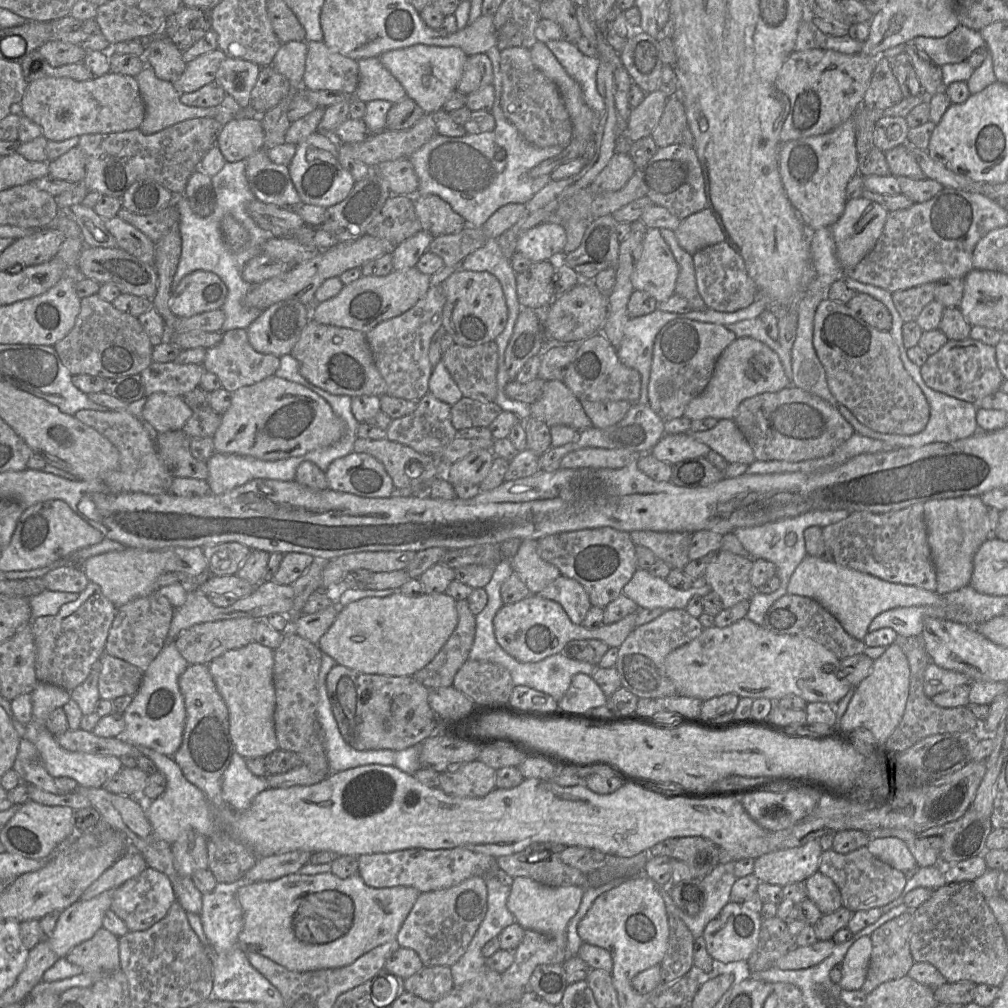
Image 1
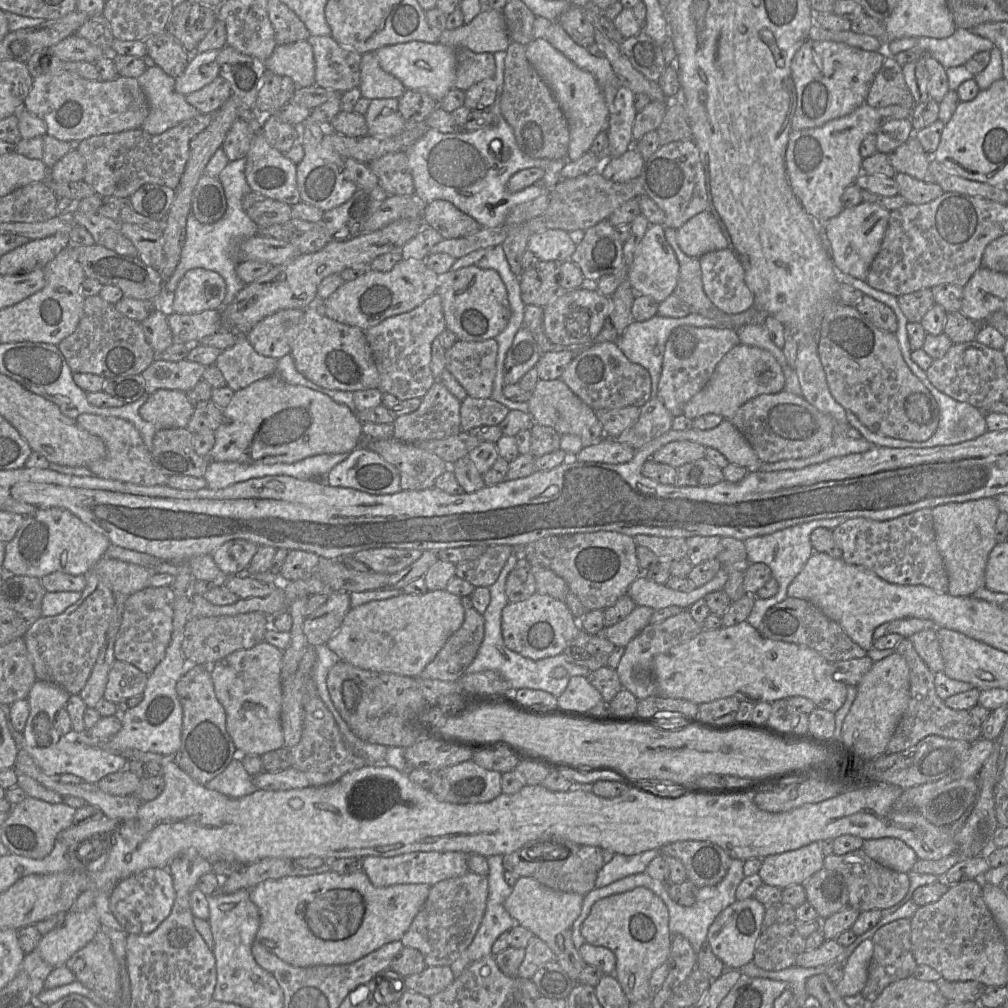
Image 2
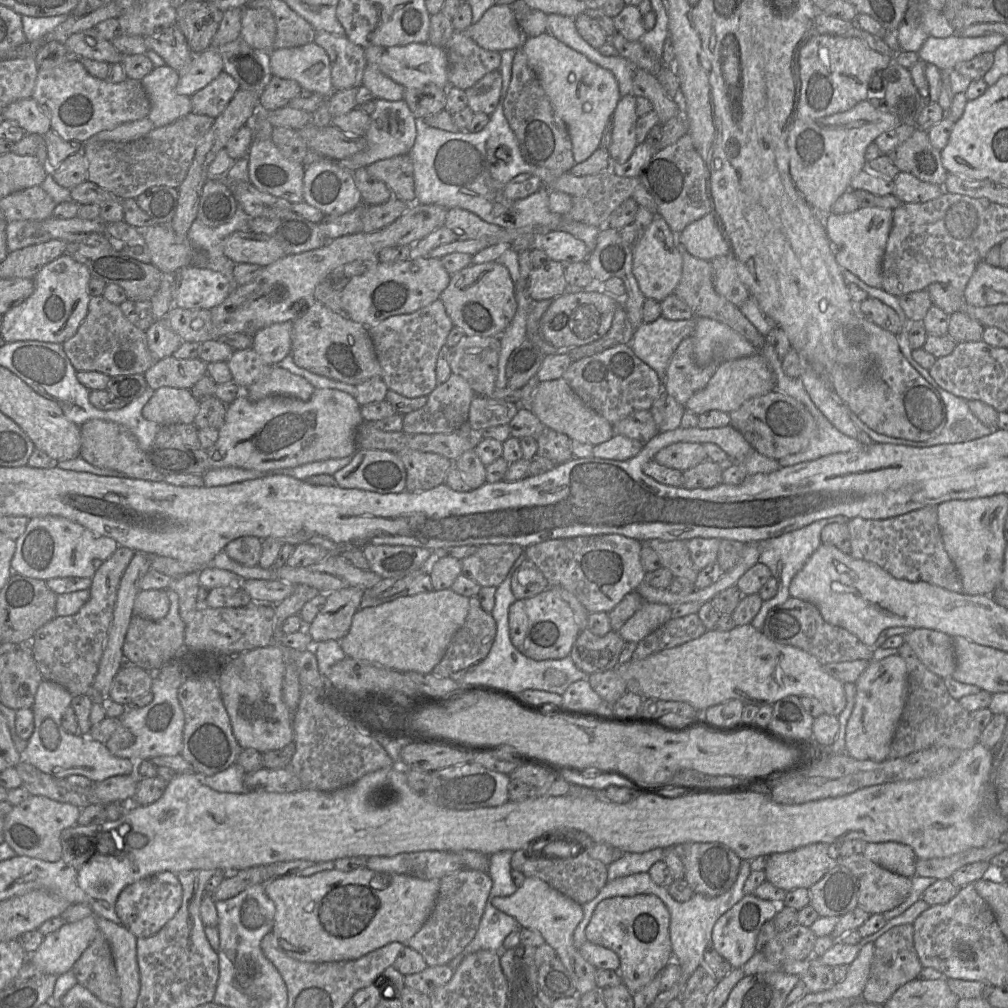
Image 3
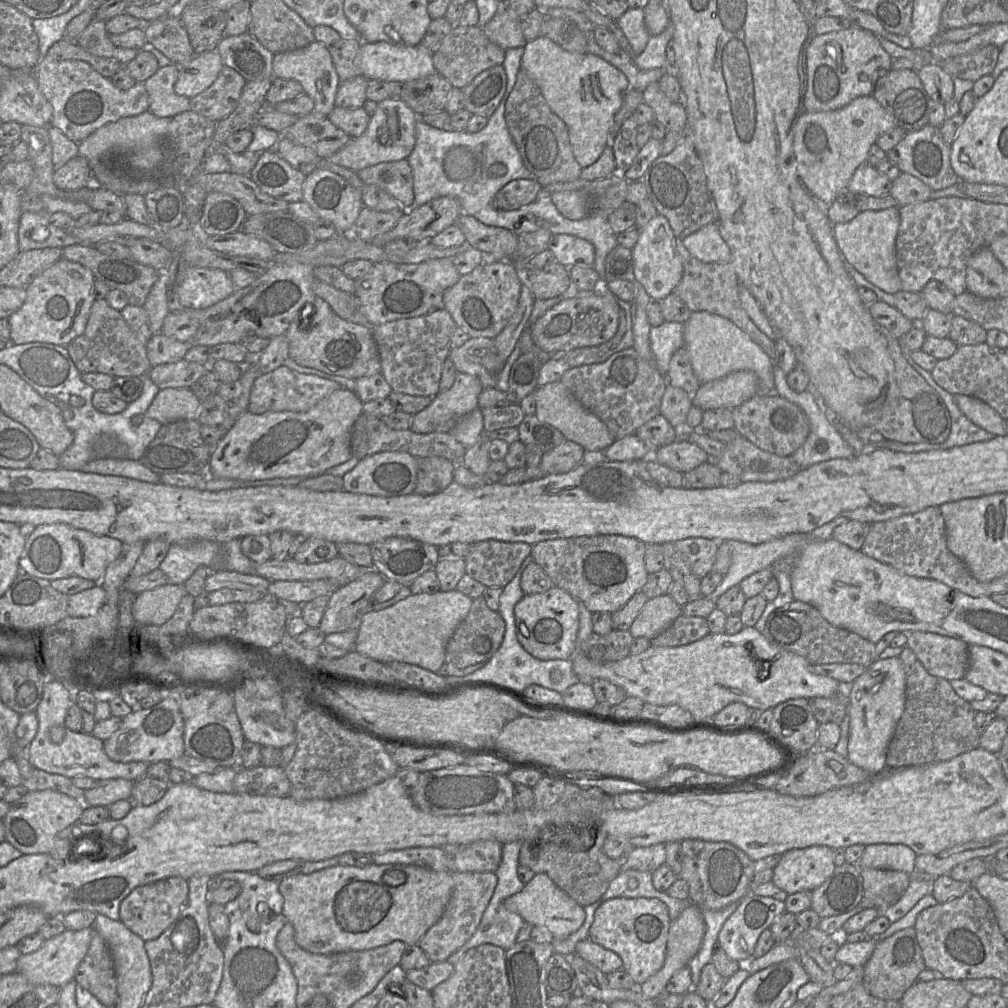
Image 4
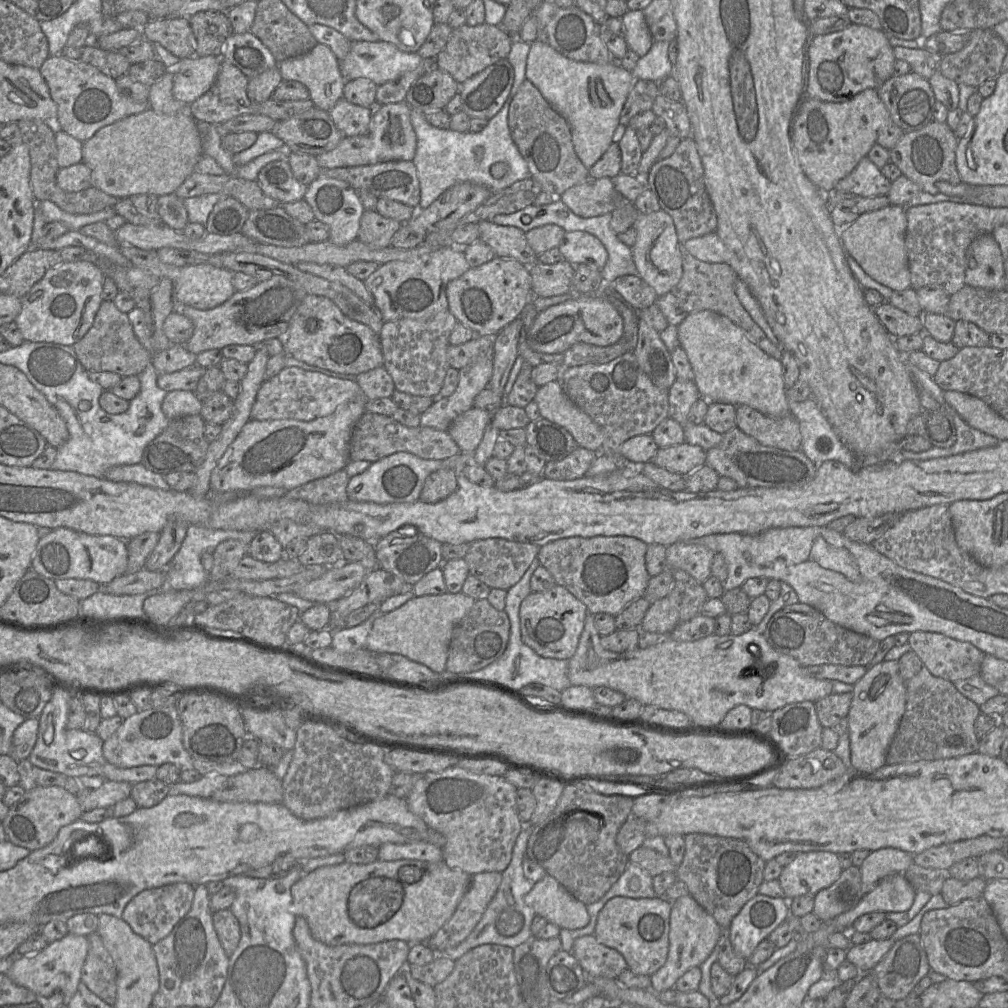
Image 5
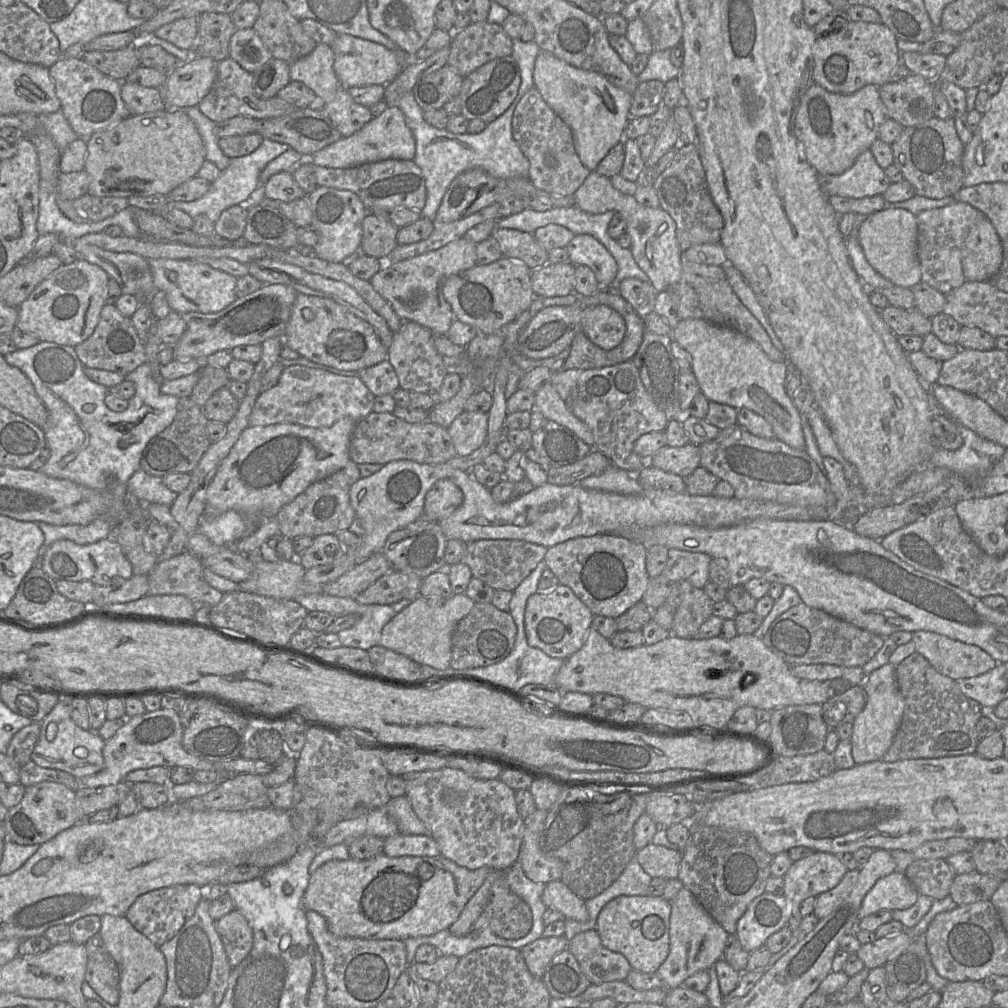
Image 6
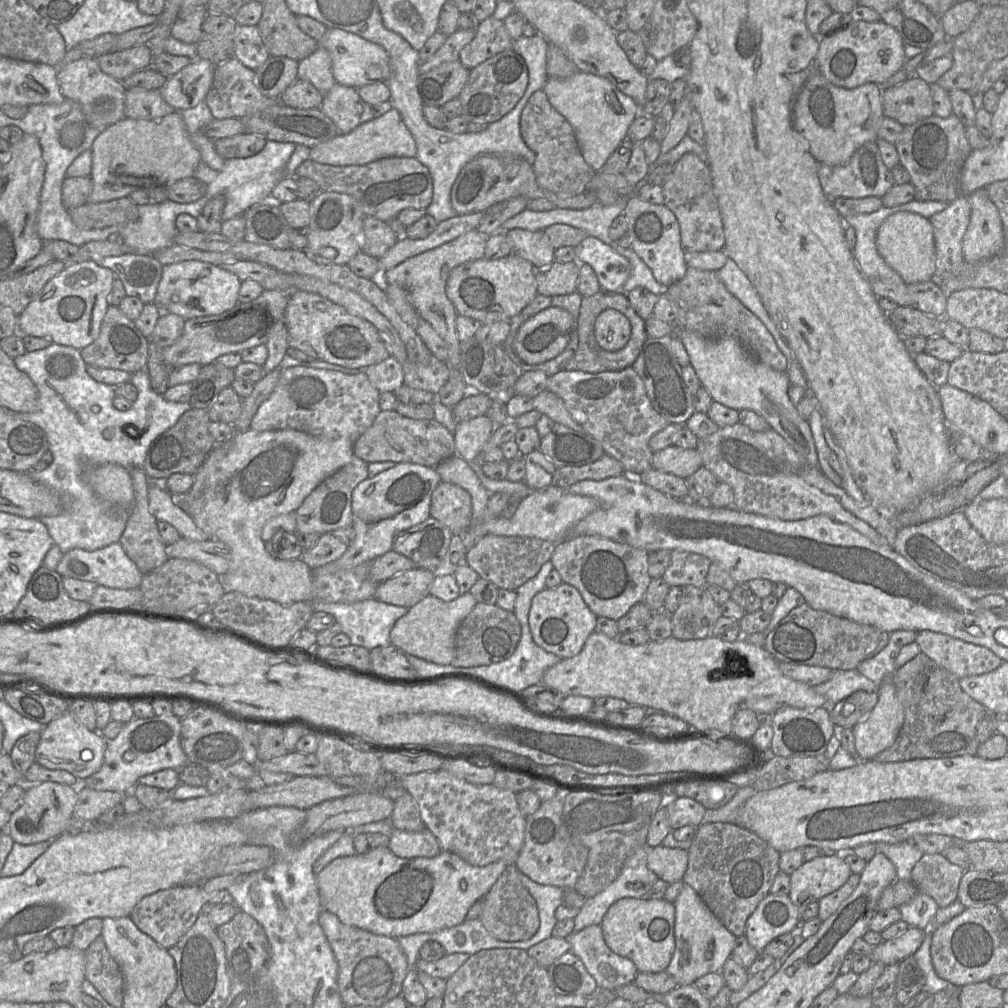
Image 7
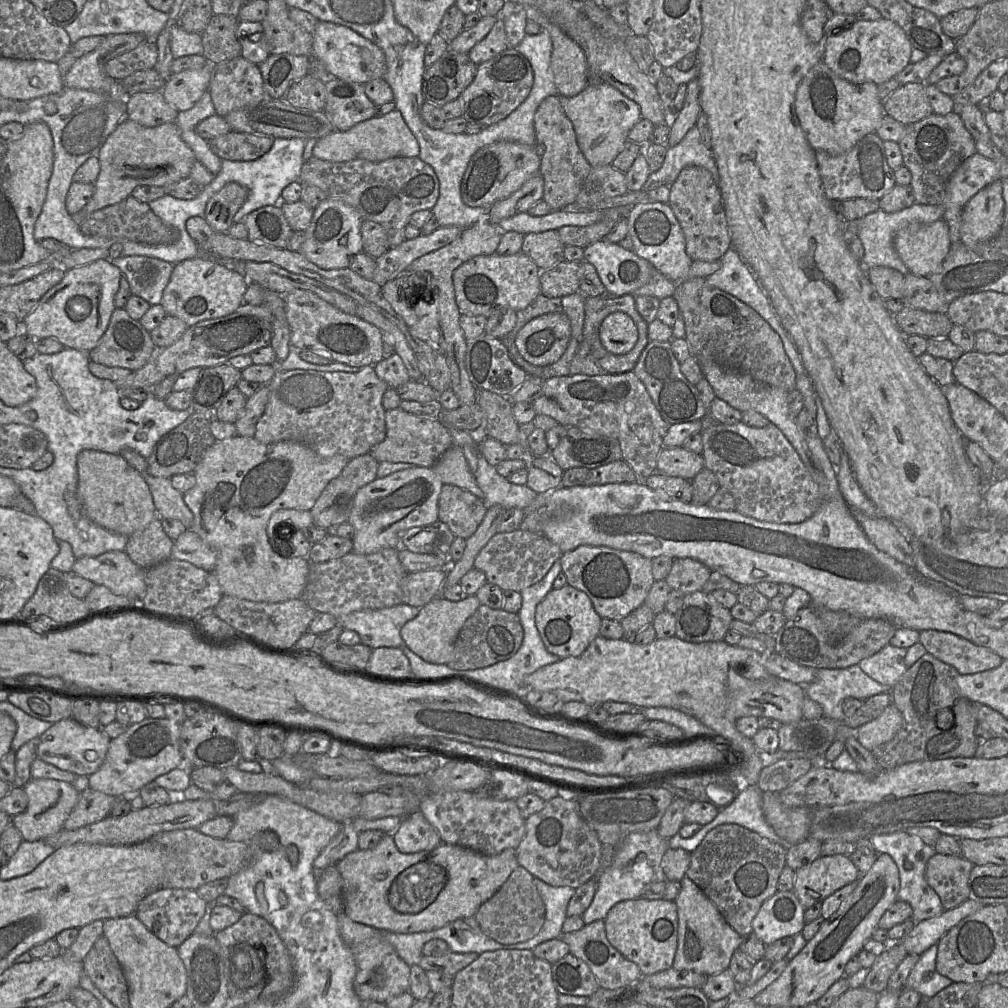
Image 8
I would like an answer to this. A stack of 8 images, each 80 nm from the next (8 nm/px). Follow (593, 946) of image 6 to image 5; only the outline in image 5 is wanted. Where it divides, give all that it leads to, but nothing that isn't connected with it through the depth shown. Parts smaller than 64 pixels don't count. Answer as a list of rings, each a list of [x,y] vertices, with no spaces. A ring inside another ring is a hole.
[[[594,934],[577,938],[571,953],[588,977],[617,979],[628,968],[624,957],[617,950],[599,943]]]

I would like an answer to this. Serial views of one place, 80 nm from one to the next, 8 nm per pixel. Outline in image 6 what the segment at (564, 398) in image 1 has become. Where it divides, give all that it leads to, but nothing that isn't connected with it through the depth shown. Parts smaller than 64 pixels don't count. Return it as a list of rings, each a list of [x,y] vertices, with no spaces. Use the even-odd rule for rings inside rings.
[[[551,382],[545,383],[535,392],[534,405],[546,419],[567,427],[586,444],[595,447],[591,429],[570,411]]]

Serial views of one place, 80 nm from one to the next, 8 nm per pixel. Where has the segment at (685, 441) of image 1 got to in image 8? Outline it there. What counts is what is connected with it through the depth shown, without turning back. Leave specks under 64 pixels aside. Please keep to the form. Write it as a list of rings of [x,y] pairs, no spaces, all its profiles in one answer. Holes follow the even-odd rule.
[[[664,447],[657,458],[657,472],[692,480],[704,467],[701,454],[679,447]]]

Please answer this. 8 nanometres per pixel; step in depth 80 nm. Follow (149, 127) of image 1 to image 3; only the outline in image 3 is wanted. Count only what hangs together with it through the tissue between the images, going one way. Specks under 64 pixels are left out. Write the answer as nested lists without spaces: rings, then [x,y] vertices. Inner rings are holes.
[[[164,65],[154,67],[141,79],[150,101],[148,118],[155,128],[171,124],[192,112],[190,97],[178,94],[176,86],[180,73]]]

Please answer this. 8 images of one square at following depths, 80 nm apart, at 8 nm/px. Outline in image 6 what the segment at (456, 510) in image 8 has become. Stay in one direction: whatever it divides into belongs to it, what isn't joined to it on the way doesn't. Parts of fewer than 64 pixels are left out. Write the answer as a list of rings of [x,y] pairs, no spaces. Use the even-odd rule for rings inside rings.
[[[450,478],[440,479],[425,496],[424,516],[432,521],[440,521],[451,515],[462,503],[461,489]]]

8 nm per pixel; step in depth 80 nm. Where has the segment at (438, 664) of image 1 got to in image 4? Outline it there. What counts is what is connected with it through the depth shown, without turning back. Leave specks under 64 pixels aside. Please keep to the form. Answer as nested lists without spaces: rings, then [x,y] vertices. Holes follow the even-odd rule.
[[[483,596],[472,600],[467,616],[458,625],[446,646],[445,660],[437,674],[463,677],[483,667],[502,644],[505,622],[498,611],[492,611]]]

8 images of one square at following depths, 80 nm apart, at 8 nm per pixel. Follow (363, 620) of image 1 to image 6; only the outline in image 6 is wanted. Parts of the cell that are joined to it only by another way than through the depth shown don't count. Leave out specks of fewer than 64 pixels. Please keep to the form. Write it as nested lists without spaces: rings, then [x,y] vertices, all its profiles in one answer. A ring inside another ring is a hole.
[[[455,594],[448,598],[419,596],[383,627],[379,645],[405,655],[420,665],[445,670],[450,667],[454,628],[469,614],[474,604],[465,594]]]

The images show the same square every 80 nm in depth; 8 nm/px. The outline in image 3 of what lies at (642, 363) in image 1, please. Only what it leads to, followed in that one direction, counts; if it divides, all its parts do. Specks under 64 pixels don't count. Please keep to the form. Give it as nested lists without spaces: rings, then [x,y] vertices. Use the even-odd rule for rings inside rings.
[[[660,316],[634,330],[629,345],[638,358],[656,371],[662,390],[669,362],[681,341],[692,335],[696,318],[670,320]]]

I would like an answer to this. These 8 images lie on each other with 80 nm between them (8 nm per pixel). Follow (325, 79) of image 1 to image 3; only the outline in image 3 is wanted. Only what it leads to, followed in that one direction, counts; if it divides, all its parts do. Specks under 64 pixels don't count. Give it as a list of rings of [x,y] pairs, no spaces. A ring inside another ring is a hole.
[[[317,31],[313,42],[322,47],[329,57],[334,90],[362,85],[367,64],[364,48],[352,43],[346,36],[335,36],[326,31]]]

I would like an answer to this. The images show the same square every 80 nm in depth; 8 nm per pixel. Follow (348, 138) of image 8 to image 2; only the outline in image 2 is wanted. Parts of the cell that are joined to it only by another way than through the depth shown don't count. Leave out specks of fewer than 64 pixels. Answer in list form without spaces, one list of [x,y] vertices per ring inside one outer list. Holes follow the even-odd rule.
[[[372,99],[365,115],[368,135],[373,137],[390,137],[407,128],[398,109],[398,99]]]

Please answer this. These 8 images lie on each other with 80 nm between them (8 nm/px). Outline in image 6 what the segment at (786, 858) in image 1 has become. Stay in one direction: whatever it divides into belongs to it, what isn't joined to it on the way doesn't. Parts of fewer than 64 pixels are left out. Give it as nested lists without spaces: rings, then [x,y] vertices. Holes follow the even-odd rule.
[[[815,851],[791,865],[783,876],[784,896],[795,907],[808,897],[834,888],[848,871],[840,857]]]

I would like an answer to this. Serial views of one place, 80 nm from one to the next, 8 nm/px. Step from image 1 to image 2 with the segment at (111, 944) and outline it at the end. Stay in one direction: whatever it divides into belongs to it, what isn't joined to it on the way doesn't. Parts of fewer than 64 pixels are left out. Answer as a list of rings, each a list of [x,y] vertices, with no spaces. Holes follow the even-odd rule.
[[[100,929],[90,942],[66,961],[65,965],[85,987],[109,1004],[123,1007],[120,965],[110,939],[103,930]]]

